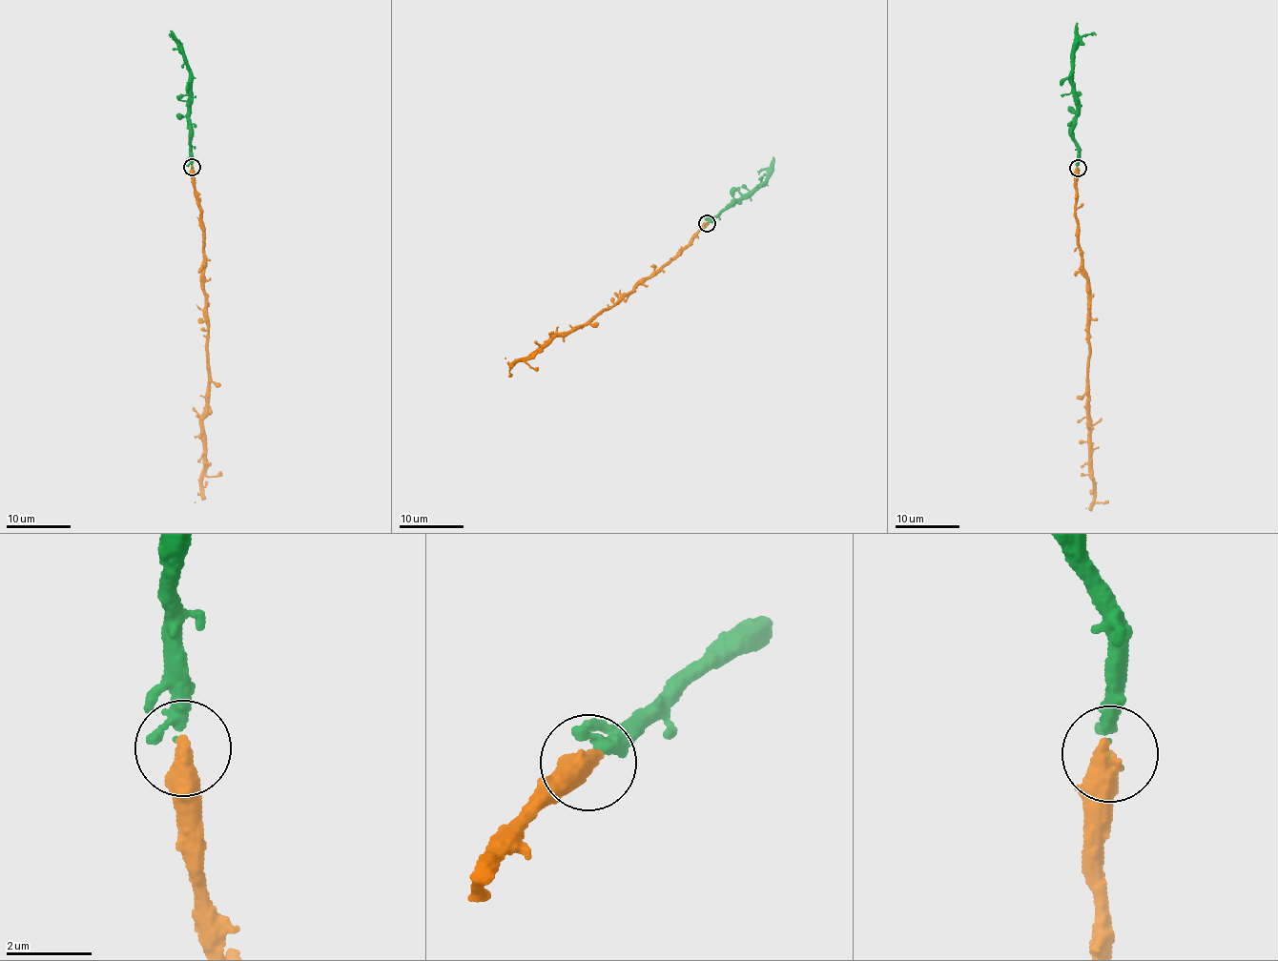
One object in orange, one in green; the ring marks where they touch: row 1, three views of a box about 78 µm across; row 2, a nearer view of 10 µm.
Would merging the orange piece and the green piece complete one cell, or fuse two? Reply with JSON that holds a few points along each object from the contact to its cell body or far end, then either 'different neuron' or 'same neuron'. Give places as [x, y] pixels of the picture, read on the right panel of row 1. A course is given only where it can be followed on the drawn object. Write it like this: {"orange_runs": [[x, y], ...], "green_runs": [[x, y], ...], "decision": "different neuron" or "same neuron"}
{"orange_runs": [[1078, 168], [1076, 214], [1081, 264], [1082, 273], [1087, 276], [1089, 344], [1087, 427], [1093, 507], [1086, 508]], "green_runs": [[1078, 168], [1078, 143], [1074, 137], [1076, 90], [1073, 58], [1082, 37], [1095, 32]], "decision": "same neuron"}

